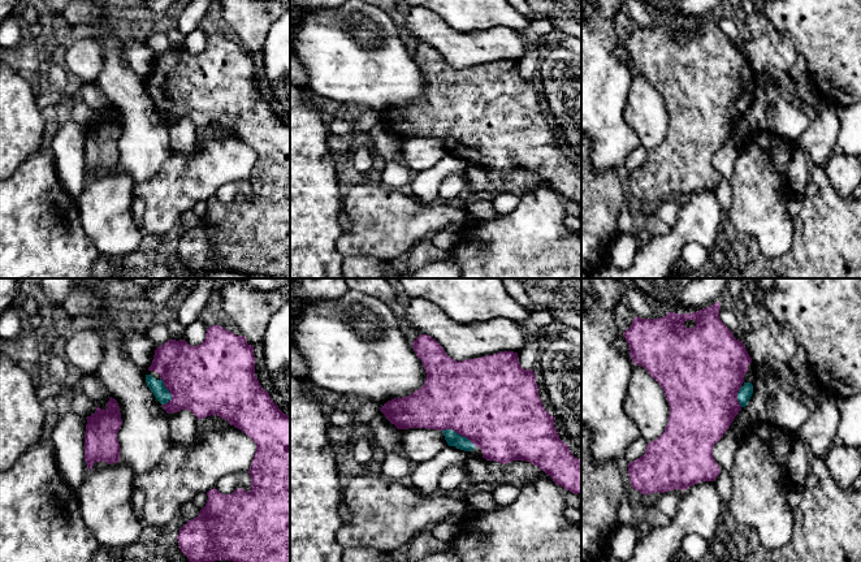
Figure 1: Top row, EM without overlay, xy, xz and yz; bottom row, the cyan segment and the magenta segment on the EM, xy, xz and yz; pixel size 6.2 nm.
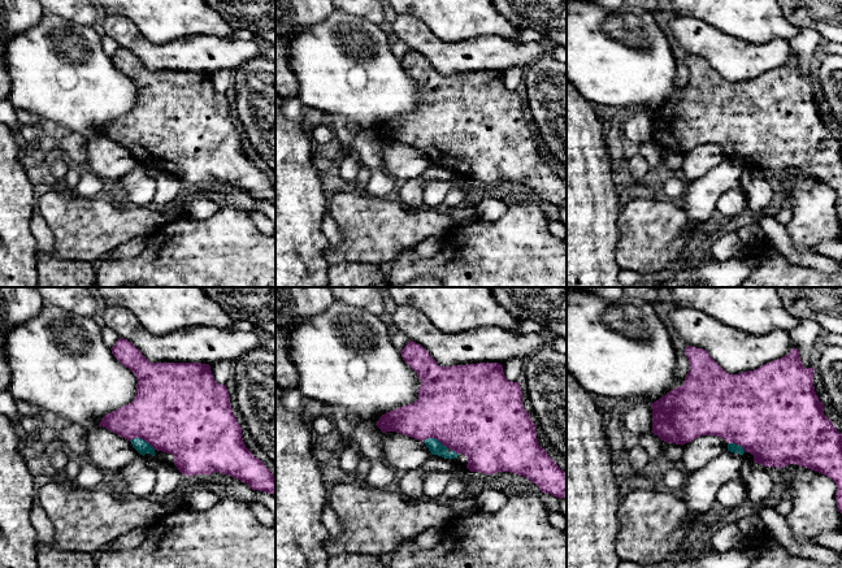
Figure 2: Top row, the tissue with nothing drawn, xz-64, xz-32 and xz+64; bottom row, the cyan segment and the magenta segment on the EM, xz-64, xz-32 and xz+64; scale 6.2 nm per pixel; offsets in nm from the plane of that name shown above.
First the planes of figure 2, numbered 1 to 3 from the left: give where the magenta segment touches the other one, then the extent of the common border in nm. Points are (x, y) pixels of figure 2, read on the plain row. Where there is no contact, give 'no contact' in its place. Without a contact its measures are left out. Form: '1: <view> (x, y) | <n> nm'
1: xz-64 (142, 148) | 170 nm
2: xz-32 (434, 147) | 160 nm
3: xz+64 (737, 154) | 120 nm

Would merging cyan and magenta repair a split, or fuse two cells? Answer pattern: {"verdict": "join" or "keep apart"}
{"verdict": "join"}

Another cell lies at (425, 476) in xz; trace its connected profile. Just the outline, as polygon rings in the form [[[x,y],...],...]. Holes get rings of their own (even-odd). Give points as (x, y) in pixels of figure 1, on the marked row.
[[[446,446],[432,459],[411,470],[412,487],[423,496],[440,492],[441,474],[451,466],[464,464],[470,454],[455,446]]]

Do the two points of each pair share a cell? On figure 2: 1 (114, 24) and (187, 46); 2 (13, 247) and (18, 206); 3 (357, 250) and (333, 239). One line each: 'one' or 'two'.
1: one
2: one
3: two

